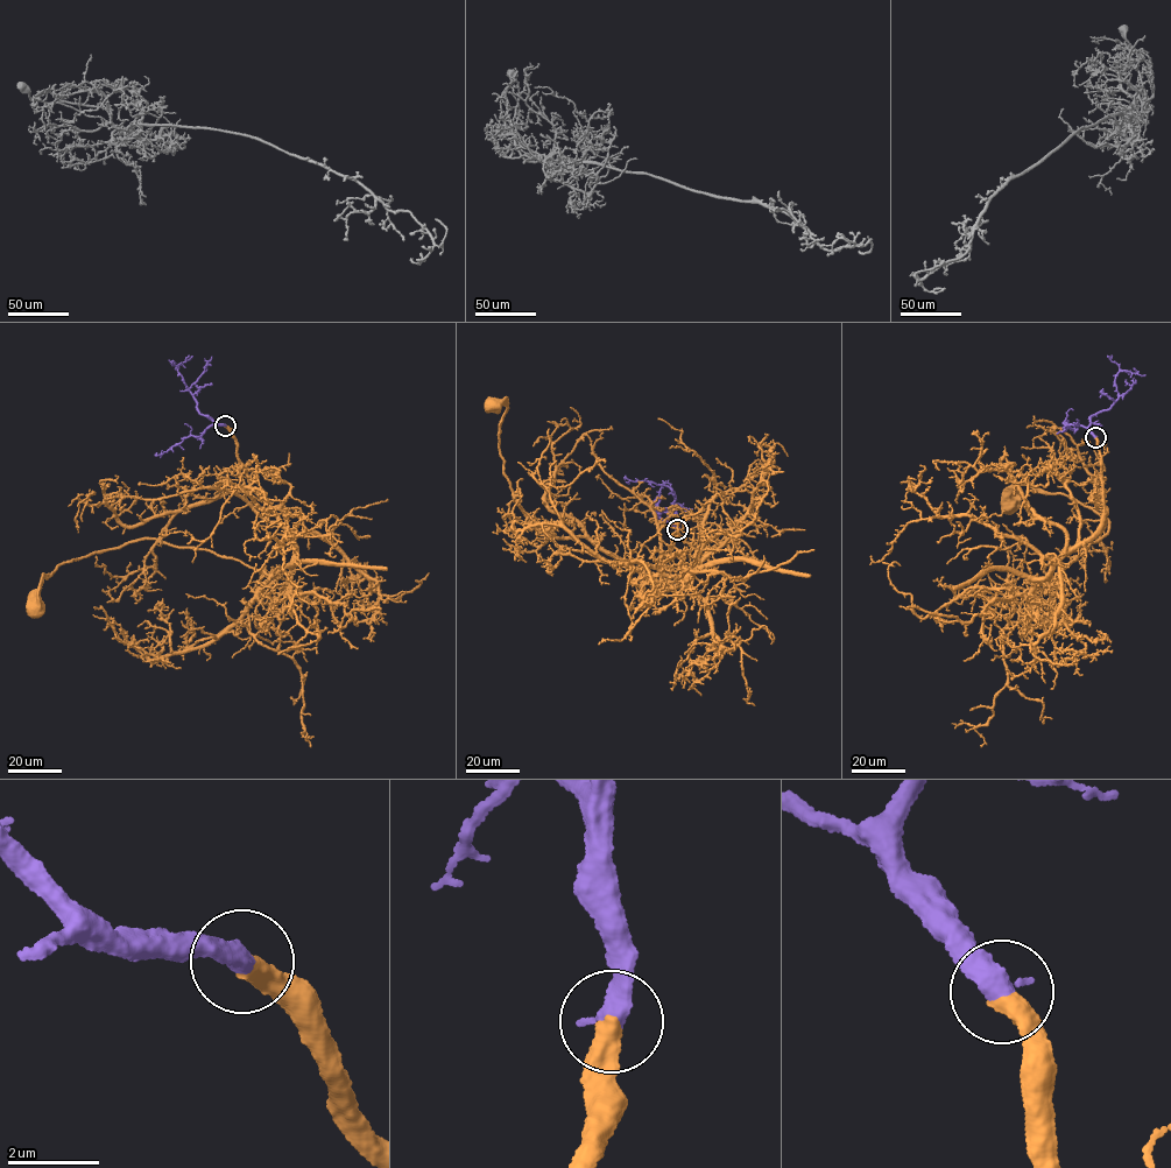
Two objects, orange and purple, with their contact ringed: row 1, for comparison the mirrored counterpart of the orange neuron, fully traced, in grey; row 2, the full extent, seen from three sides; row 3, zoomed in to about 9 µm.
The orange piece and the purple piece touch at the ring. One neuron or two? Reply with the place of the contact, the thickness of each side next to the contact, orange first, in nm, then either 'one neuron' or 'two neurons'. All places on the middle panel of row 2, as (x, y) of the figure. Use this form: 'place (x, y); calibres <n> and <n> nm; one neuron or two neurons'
place (677, 529); calibres 480 and 500 nm; one neuron

